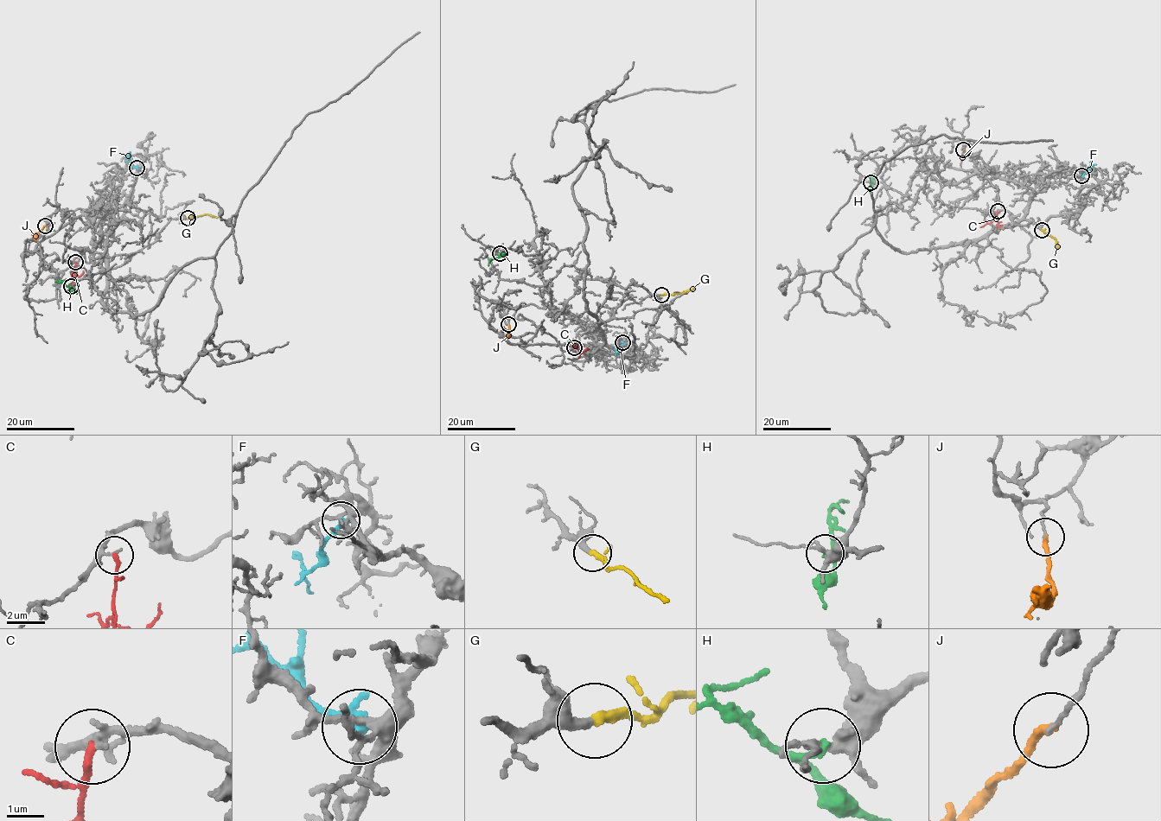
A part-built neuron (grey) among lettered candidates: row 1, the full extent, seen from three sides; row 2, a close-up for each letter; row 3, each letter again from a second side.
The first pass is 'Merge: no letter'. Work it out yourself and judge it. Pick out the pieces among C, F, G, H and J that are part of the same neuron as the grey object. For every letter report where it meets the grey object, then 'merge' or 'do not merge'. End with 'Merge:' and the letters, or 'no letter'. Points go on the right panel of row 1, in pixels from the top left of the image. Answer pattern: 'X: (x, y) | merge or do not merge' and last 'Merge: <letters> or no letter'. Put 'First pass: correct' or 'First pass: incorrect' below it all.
C: (998, 211) | do not merge
F: (1081, 175) | do not merge
G: (1042, 230) | merge
H: (870, 182) | do not merge
J: (963, 149) | do not merge
Merge: G
First pass: incorrect

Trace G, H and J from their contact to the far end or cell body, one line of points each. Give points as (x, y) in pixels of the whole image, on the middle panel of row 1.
G: (661, 295), (694, 289)
H: (500, 253), (491, 259), (488, 266)
J: (509, 325), (510, 335), (507, 334)

